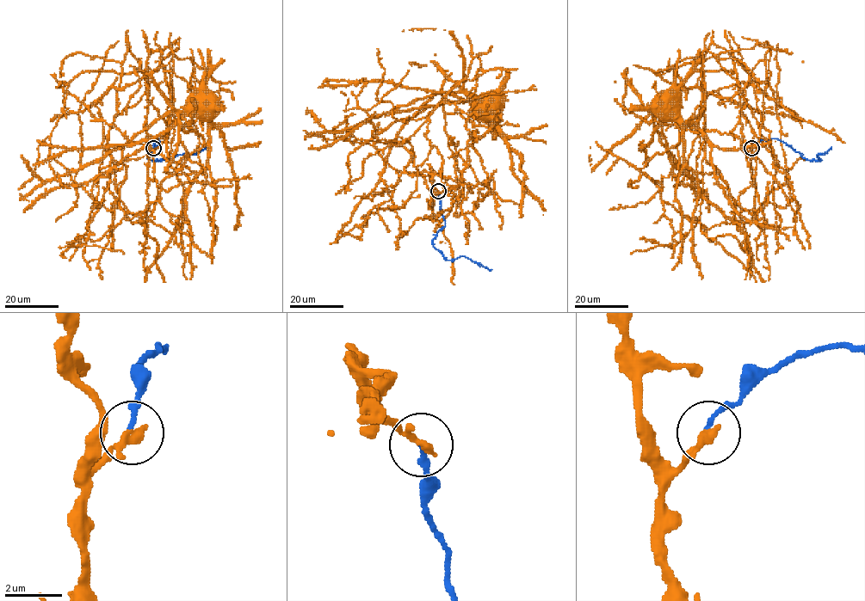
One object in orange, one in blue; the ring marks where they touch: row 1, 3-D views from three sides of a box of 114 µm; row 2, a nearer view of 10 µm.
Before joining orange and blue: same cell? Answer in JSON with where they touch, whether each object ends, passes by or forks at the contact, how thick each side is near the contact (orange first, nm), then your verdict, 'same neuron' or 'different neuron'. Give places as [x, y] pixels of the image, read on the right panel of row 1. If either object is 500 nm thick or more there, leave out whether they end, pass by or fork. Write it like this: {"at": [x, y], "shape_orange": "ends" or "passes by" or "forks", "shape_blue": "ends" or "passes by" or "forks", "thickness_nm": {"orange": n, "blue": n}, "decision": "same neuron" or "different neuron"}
{"at": [751, 148], "shape_orange": "ends", "shape_blue": "ends", "thickness_nm": {"orange": 320, "blue": 140}, "decision": "different neuron"}

